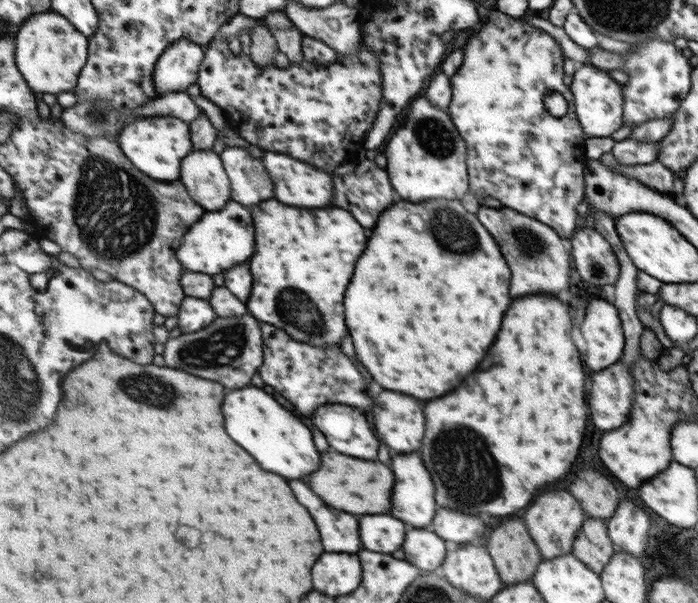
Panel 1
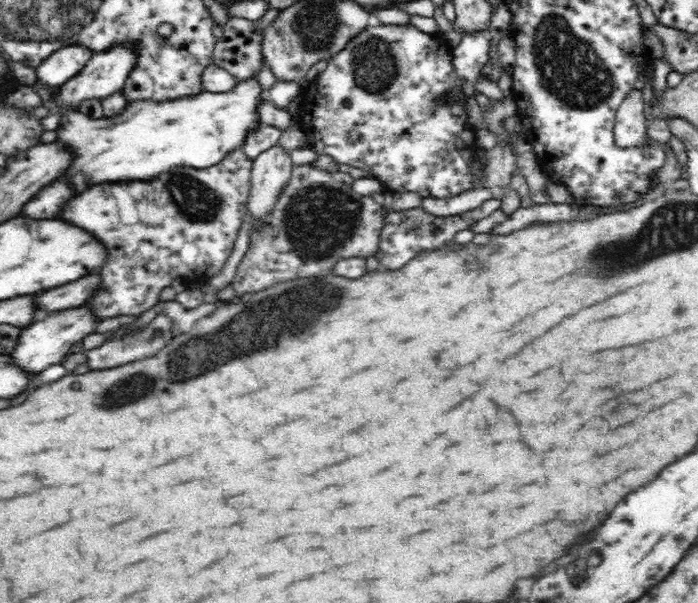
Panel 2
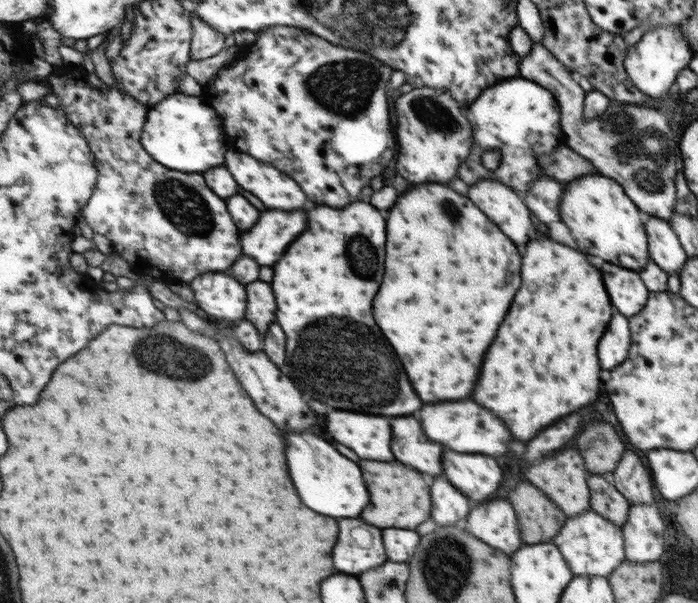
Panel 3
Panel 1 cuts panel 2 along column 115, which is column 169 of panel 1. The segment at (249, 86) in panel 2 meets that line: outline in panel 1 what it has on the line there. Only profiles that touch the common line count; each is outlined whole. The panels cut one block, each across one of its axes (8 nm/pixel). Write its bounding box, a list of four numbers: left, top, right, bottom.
[118,116,194,181]

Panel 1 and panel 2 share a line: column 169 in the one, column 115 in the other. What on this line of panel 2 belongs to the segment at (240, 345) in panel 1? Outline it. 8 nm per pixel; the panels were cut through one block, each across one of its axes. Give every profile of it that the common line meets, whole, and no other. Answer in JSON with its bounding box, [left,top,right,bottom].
[86,314,175,371]

